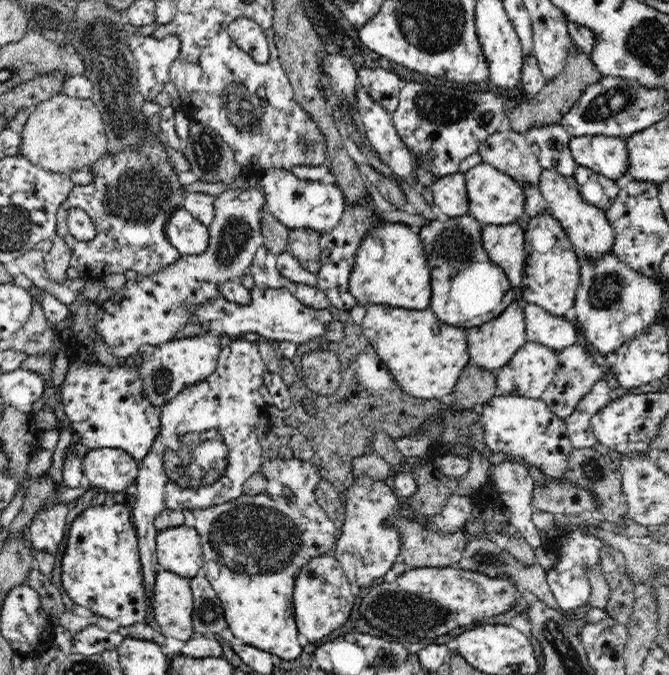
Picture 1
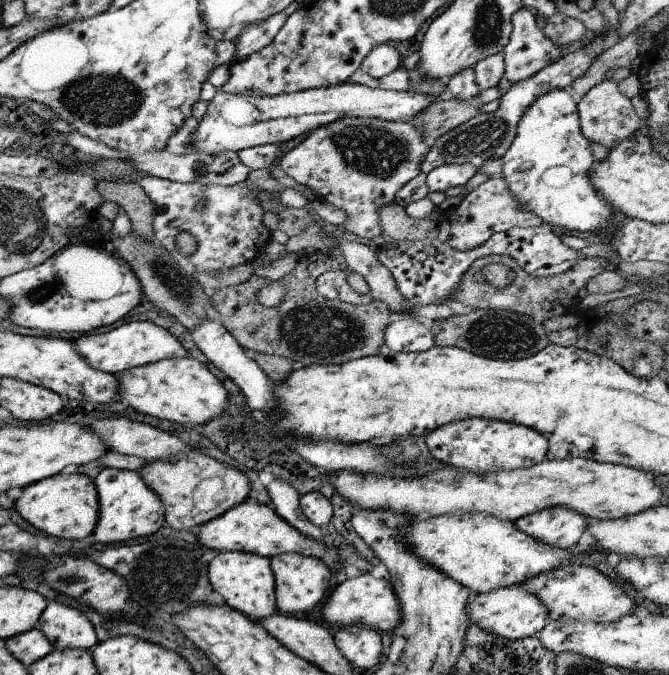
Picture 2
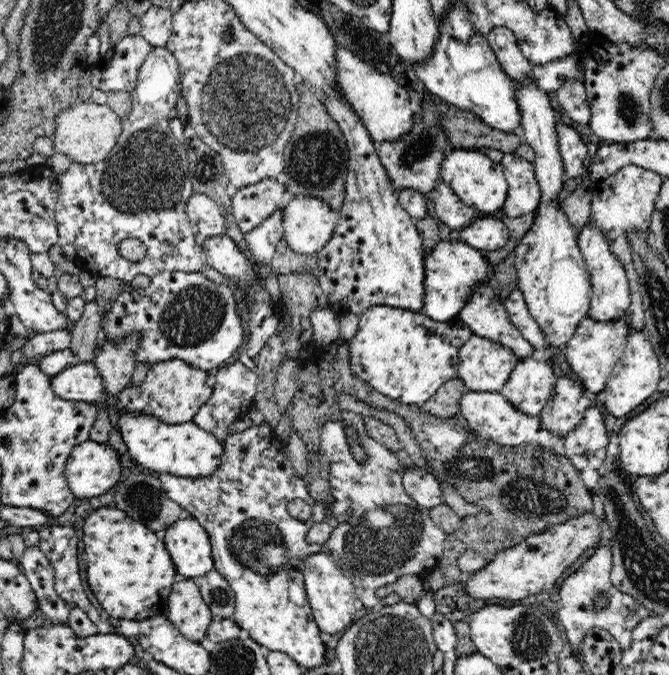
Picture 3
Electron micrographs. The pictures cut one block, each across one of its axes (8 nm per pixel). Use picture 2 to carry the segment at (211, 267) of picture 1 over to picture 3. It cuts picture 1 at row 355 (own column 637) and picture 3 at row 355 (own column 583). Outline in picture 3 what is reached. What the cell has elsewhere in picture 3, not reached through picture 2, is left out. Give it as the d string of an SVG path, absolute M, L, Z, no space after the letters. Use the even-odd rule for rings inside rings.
M130 331L120 340L109 340L102 335L92 360L102 377L105 390L116 396L129 385L136 368L136 351L141 348L140 331Z

